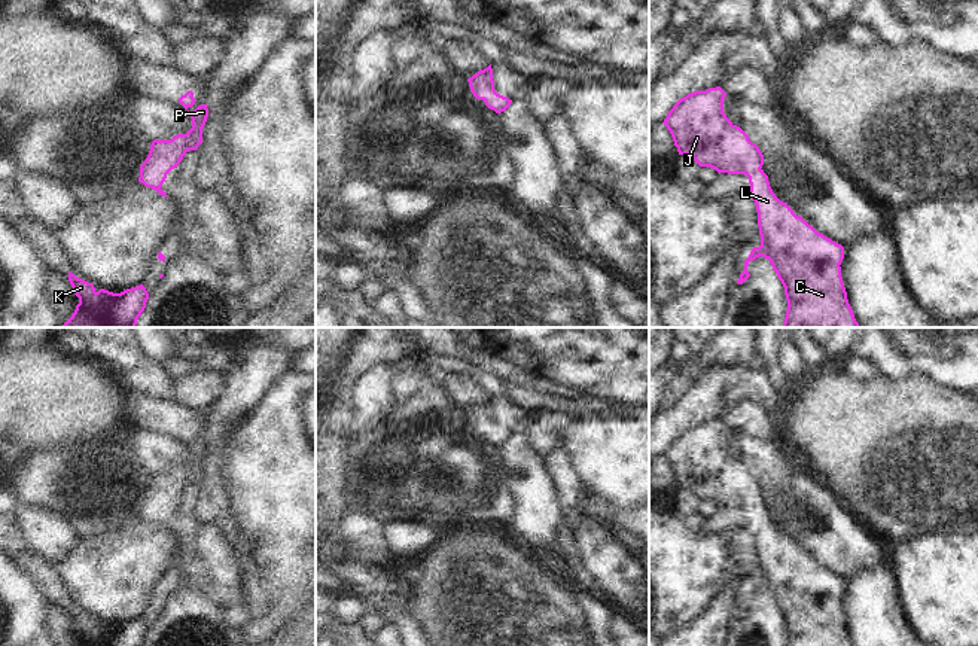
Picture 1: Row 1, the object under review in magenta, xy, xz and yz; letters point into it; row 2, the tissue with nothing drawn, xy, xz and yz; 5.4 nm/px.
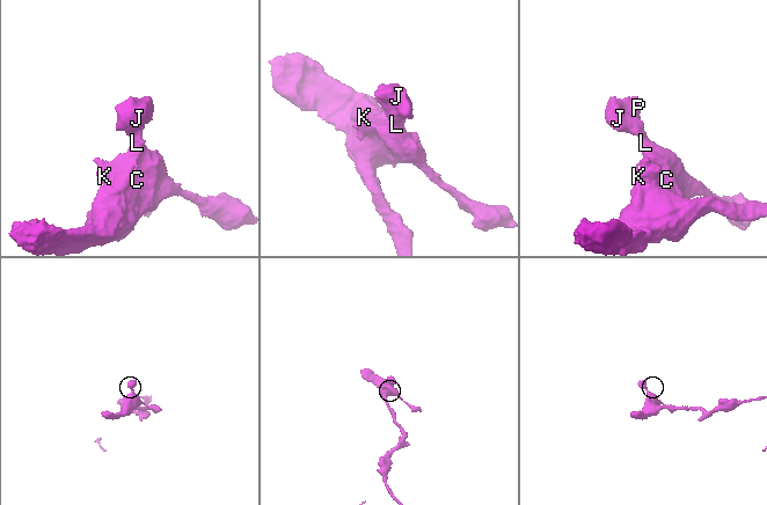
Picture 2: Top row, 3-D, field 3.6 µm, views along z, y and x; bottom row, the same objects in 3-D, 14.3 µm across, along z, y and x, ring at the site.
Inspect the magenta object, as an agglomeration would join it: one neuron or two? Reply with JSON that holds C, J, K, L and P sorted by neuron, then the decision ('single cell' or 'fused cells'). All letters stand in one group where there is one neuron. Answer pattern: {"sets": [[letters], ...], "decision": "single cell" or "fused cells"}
{"sets": [["C", "J", "K", "L", "P"]], "decision": "single cell"}

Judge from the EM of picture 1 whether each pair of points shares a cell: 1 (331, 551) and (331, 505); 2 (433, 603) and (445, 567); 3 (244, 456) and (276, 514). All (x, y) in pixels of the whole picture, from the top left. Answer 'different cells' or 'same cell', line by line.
1: different cells
2: same cell
3: same cell

